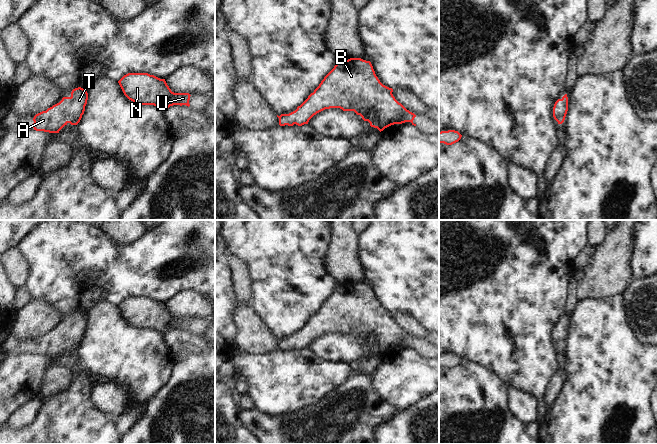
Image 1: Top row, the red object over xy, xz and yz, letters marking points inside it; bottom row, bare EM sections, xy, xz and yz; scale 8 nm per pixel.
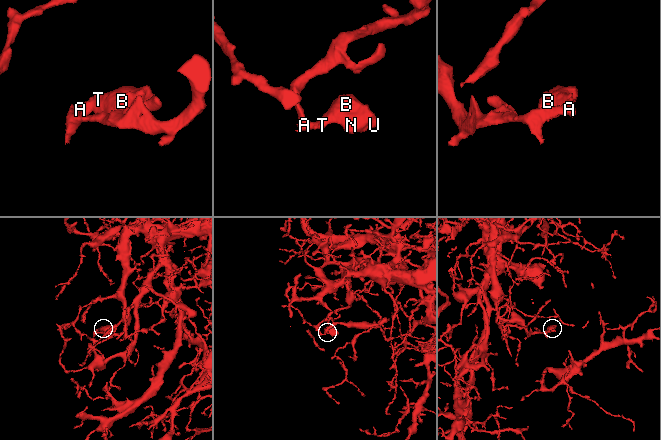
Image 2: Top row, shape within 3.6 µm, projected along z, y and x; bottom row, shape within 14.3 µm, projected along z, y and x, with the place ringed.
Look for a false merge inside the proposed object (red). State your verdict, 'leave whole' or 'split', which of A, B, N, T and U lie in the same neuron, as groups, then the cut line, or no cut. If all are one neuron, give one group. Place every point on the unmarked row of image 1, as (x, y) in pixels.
leave whole | A B N T U | no cut

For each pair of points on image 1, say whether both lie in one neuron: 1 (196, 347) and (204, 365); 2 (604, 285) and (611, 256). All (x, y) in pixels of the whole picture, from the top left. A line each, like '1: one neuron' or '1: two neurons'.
1: two neurons
2: one neuron

